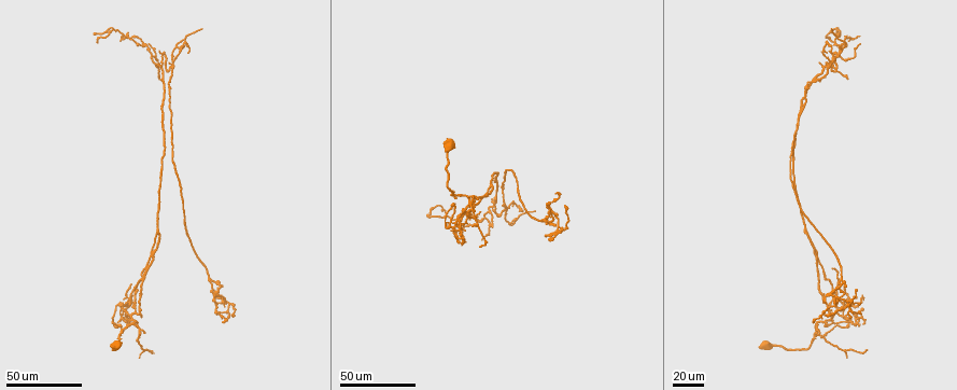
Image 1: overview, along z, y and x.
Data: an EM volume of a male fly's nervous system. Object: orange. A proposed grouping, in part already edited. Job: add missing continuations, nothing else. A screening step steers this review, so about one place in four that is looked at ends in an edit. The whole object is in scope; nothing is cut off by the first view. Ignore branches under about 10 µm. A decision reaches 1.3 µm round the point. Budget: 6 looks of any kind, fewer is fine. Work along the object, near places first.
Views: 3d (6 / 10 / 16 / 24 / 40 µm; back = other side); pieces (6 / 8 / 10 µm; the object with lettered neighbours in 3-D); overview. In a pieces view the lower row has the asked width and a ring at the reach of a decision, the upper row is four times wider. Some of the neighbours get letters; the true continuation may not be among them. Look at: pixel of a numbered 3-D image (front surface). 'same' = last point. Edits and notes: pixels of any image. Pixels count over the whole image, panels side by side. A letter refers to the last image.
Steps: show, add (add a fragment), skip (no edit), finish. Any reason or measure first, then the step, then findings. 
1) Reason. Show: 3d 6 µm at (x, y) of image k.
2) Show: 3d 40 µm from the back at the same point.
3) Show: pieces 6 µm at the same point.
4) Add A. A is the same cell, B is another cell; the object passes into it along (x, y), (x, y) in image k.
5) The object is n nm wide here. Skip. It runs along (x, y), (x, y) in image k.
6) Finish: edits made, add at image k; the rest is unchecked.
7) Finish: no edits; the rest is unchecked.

An open end. Show: 3d 24 µm at (859, 35) of image 1.

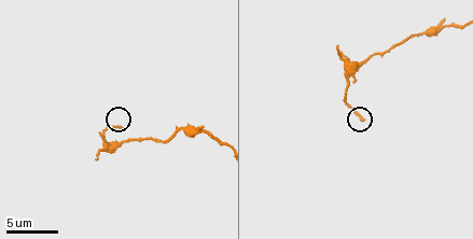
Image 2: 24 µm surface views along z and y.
Show: pieces 6 µm at (361, 119) of image 2.

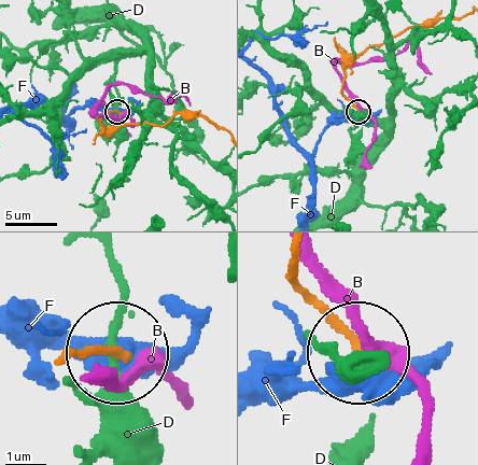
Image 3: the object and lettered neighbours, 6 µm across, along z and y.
Skip. B, D and F are other cells; none of them fits.

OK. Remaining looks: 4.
Show: 3d 40 µm at (831, 29) of image 1.

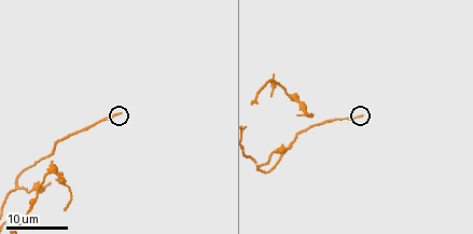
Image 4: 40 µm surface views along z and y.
What lies round it. Show: pieces 6 µm at (361, 113) of image 4.

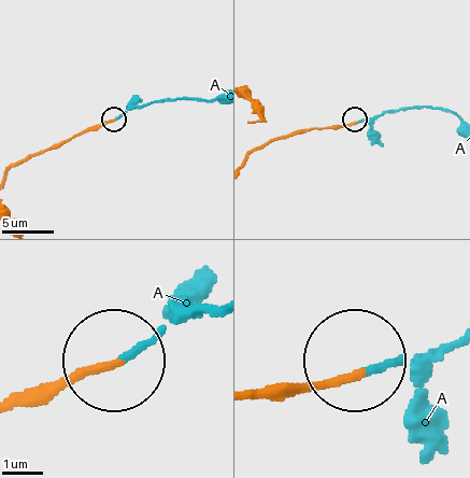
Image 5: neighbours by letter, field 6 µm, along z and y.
Add A. A is the same cell; the object passes into it along (252, 388), (331, 388), (454, 347) in image 5; the cell continues.

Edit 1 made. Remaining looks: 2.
Finish: edits made, add at image 5; the rest is unchecked.

